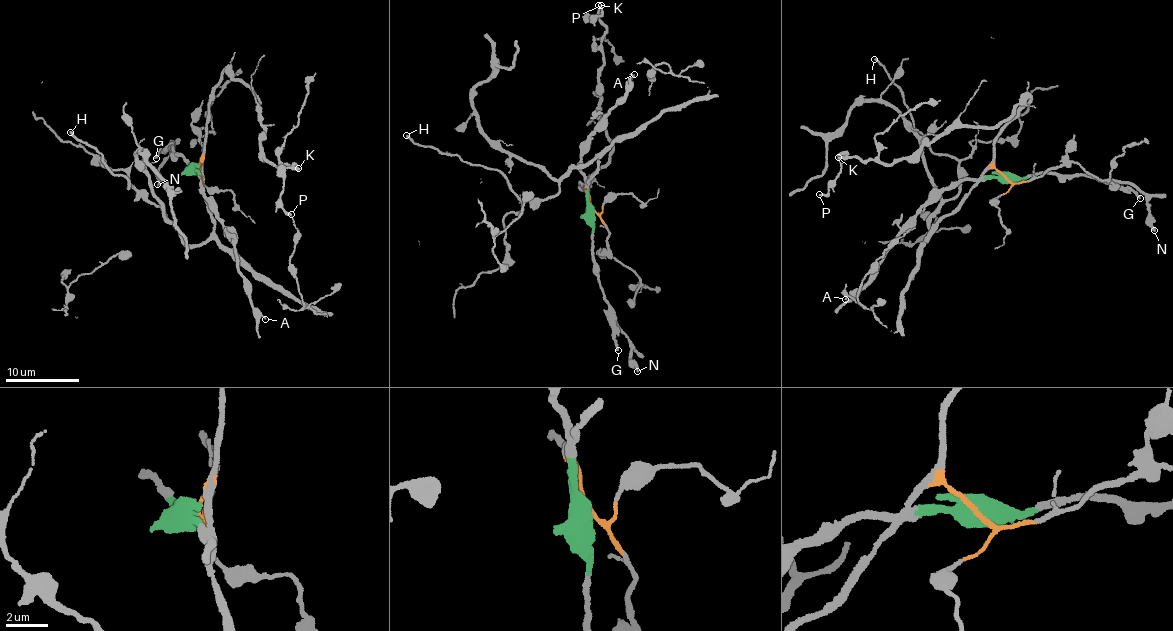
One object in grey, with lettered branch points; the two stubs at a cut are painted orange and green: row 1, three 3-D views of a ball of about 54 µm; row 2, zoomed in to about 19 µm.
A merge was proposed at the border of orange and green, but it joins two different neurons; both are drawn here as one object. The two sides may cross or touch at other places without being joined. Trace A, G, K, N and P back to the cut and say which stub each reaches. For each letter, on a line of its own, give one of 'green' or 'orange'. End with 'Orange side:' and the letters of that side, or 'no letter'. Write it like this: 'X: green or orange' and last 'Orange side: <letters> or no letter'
A: green
G: green
K: orange
N: green
P: orange
Orange side: K, P

